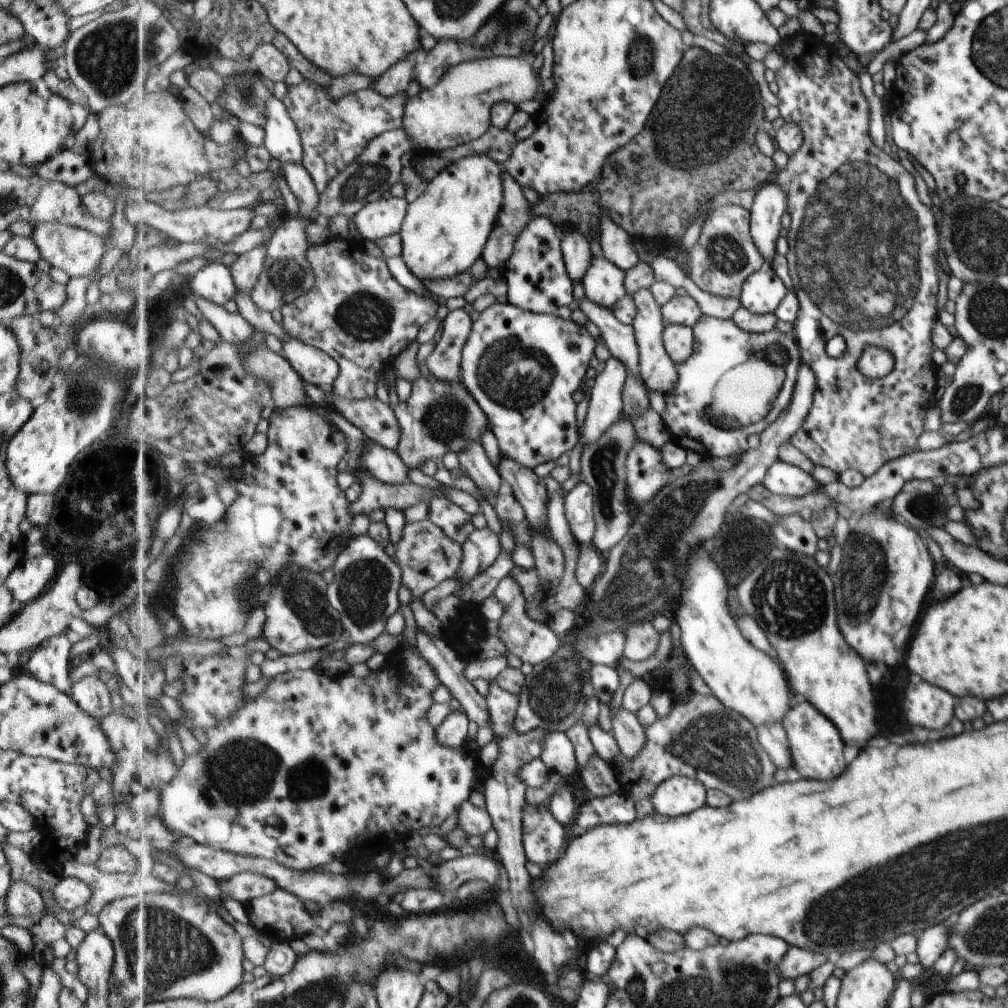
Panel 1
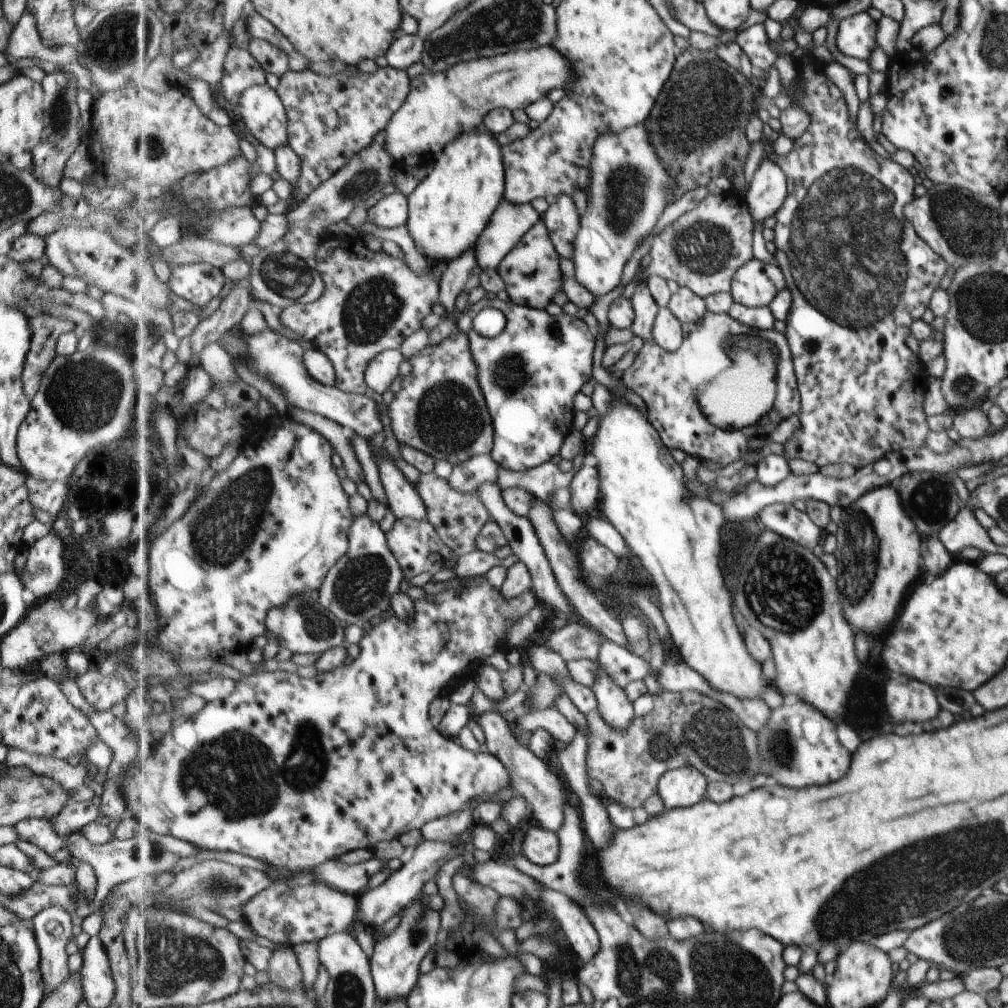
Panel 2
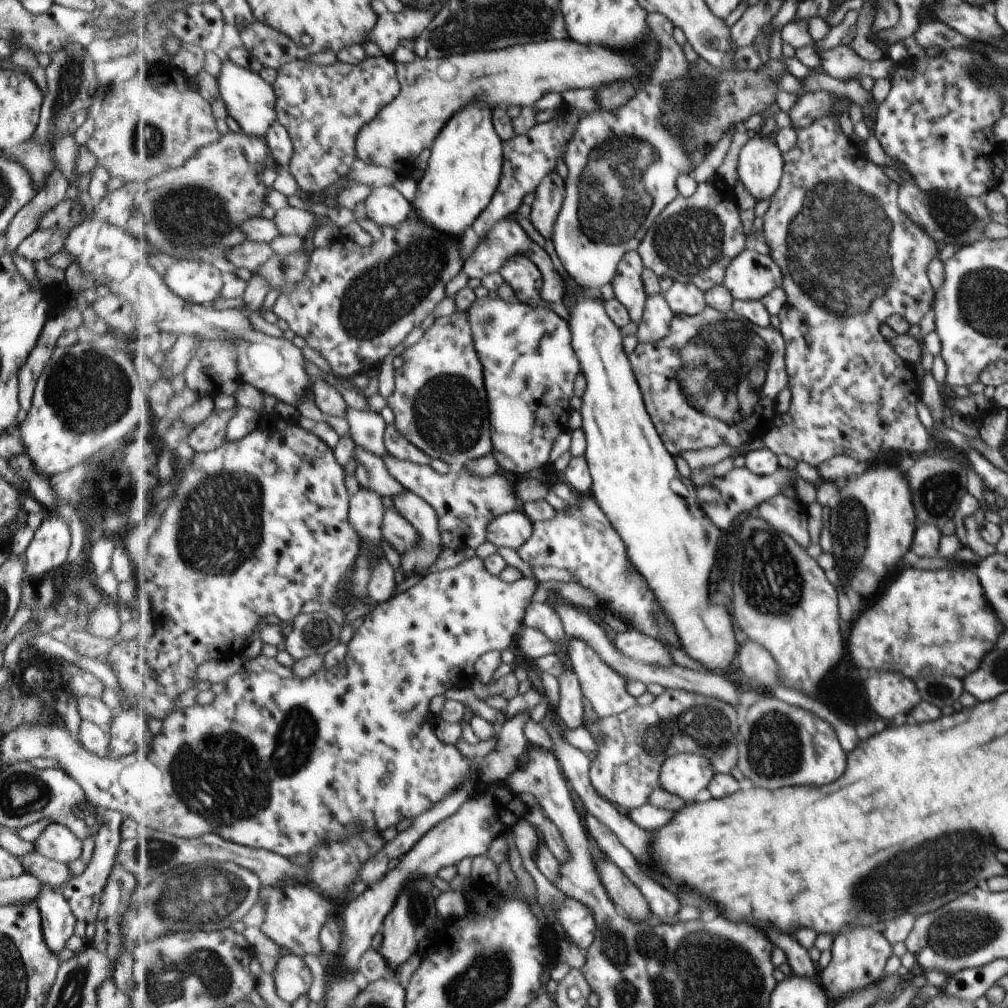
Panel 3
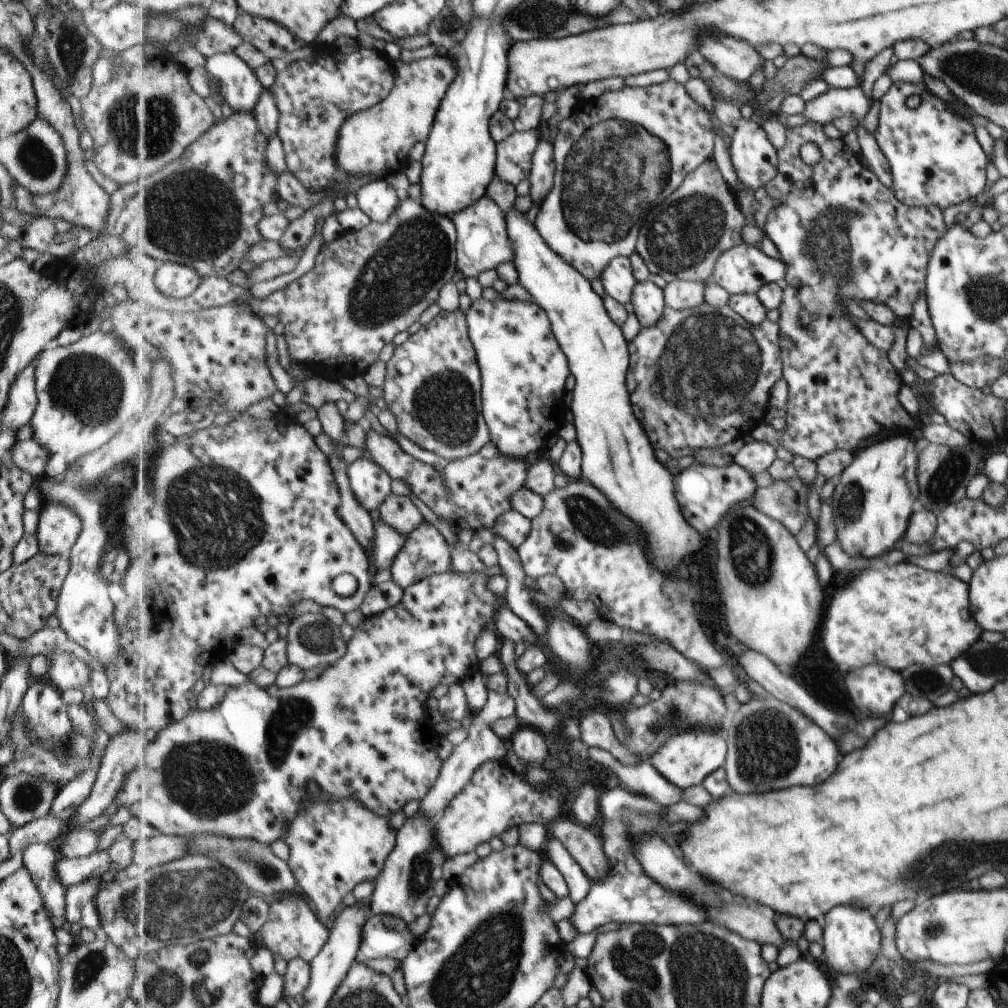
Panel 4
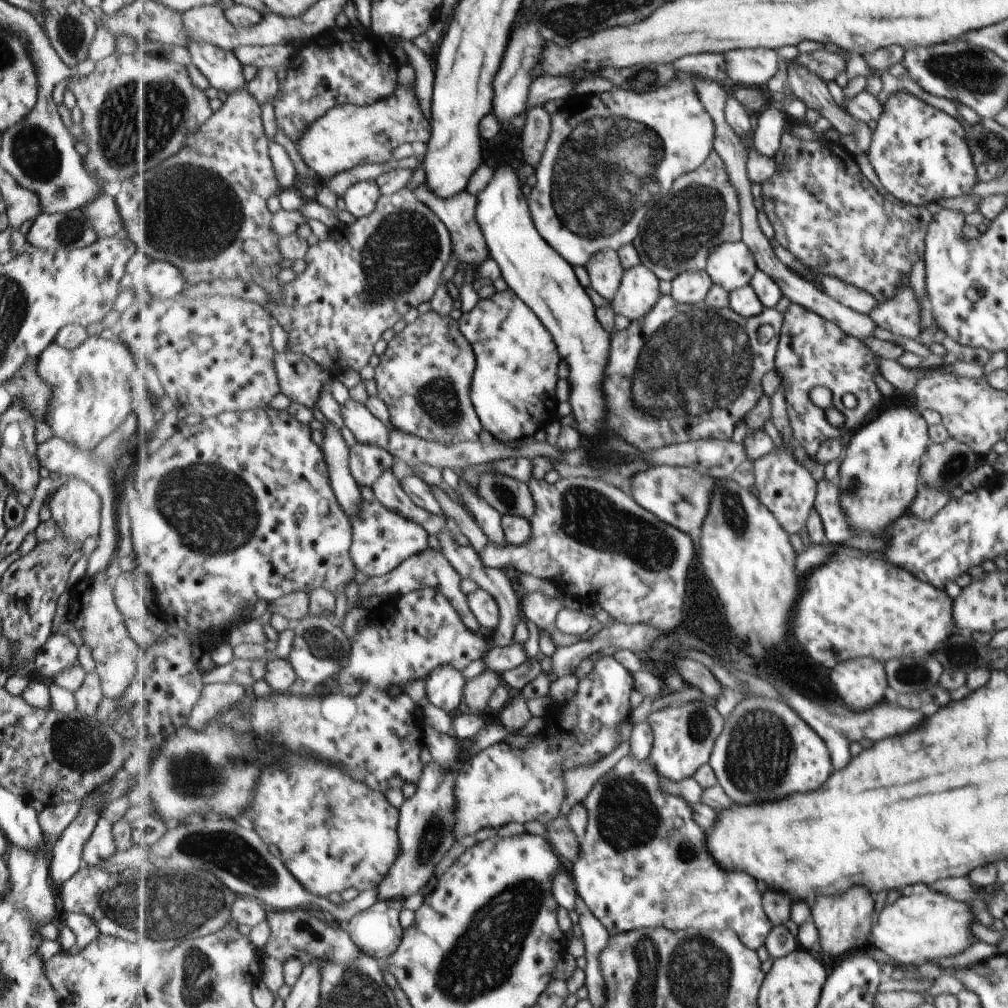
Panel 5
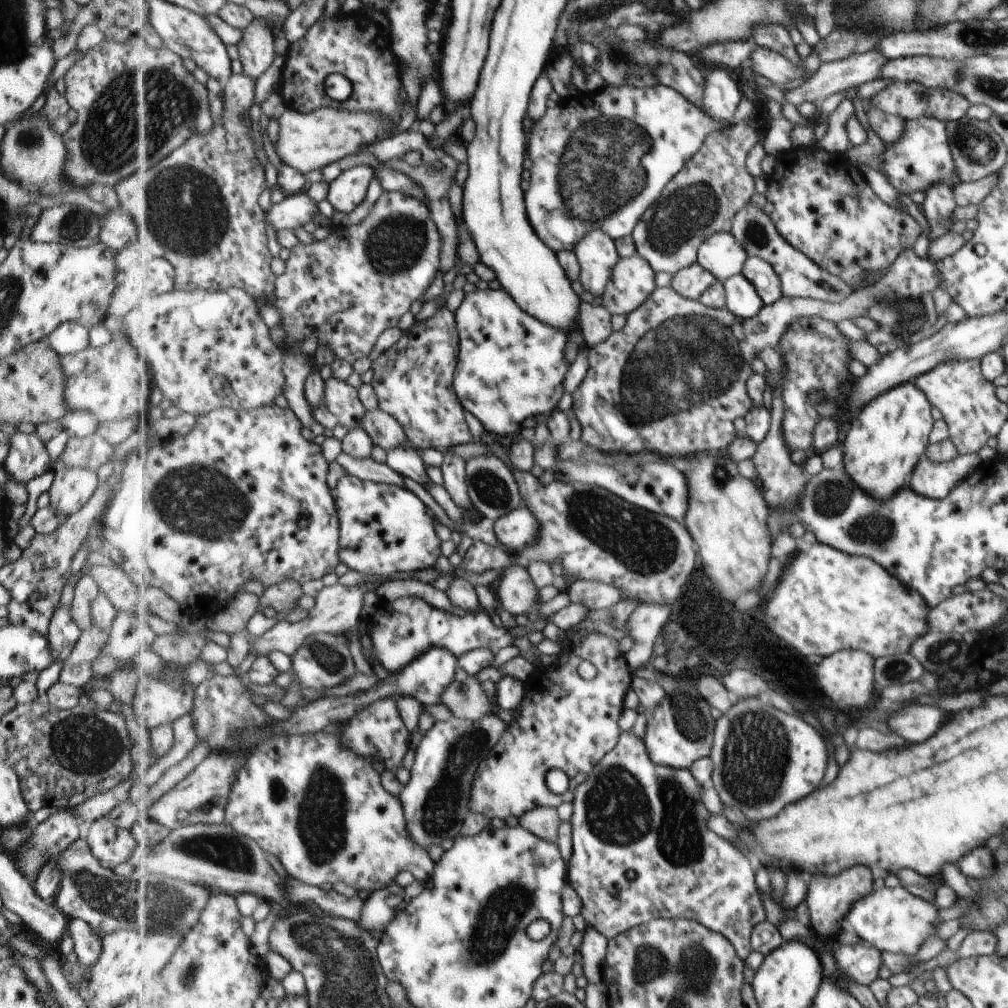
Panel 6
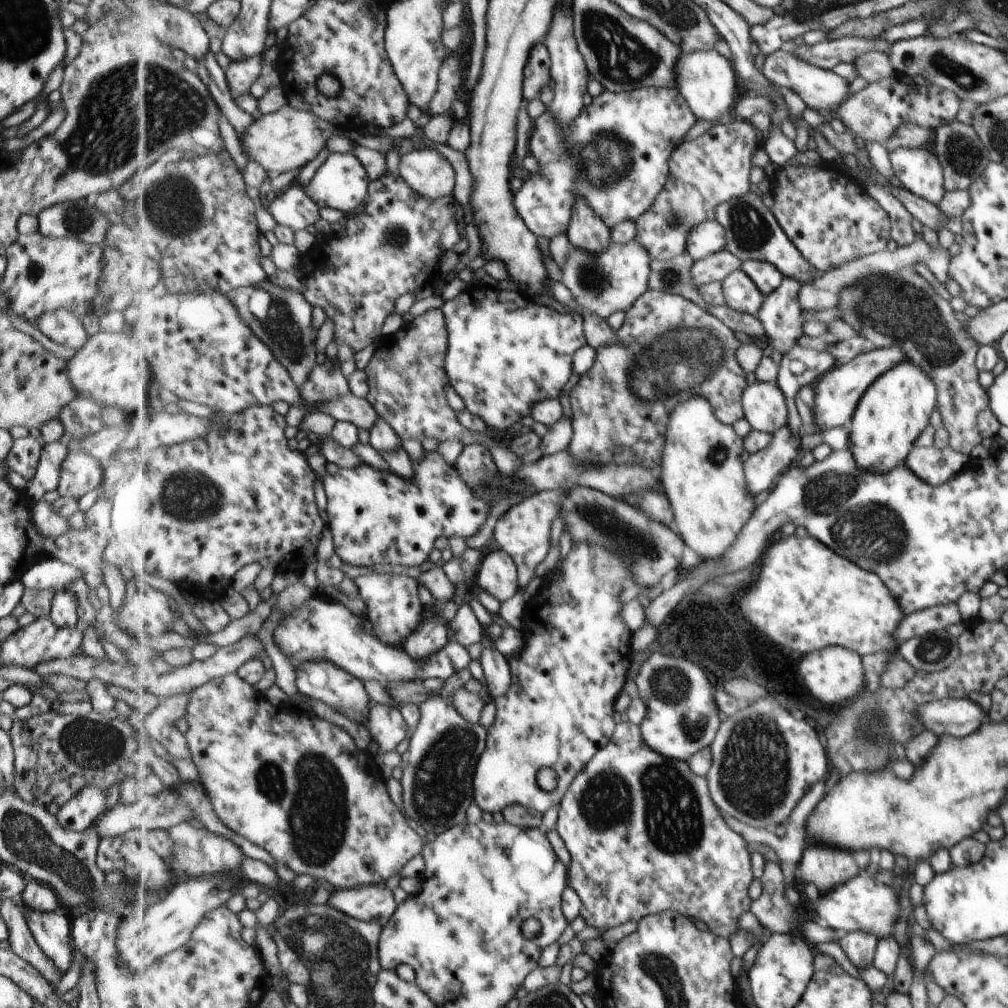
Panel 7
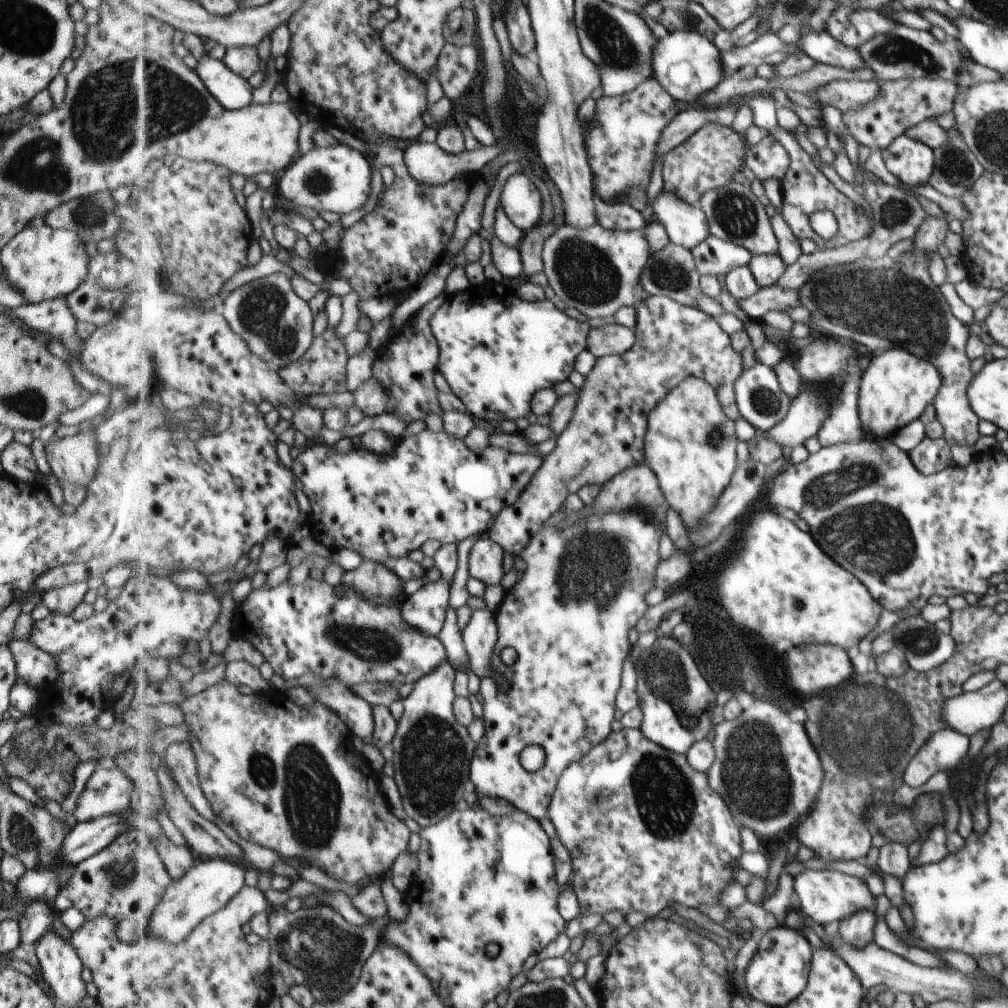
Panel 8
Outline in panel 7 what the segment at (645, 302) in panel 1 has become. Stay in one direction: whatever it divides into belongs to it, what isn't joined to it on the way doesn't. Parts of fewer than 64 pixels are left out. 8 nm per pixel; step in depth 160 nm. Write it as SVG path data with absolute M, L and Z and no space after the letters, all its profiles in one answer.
M583 199L578 201L568 230L572 246L590 253L602 253L612 242L612 229Z

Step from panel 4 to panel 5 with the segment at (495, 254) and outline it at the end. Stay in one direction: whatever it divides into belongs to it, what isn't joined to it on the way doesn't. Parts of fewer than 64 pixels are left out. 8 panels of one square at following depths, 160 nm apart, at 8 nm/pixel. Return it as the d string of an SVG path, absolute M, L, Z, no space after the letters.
M425 183L419 185L413 192L417 198L419 198L425 205L428 205L448 227L448 230L452 235L453 255L459 262L465 263L466 266L481 266L491 259L486 239L484 238L481 226L476 218L478 208L477 195L473 196L473 194L462 193L457 194L456 197L452 197L451 200L441 199L439 196L436 196Z

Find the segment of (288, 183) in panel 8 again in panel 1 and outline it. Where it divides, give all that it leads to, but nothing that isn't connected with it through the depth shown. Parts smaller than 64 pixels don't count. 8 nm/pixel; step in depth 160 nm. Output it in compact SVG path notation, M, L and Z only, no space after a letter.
M383 198L367 204L353 217L364 240L380 241L400 234L411 202L405 198Z

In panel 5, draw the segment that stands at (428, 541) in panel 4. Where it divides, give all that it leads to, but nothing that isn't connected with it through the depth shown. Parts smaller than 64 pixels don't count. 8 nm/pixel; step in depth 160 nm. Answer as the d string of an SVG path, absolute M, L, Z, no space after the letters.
M429 548L429 550L423 550L423 553L419 552L419 554L411 556L411 558L407 558L401 566L396 570L393 570L390 574L381 577L370 577L364 585L358 586L359 598L356 607L361 607L361 604L363 604L365 600L375 598L375 596L381 596L385 599L386 597L391 596L403 596L407 593L414 592L415 590L435 588L435 590L439 590L441 594L445 594L445 596L449 598L452 606L459 612L467 627L475 632L485 634L486 631L479 623L479 620L477 620L477 616L475 616L473 610L469 608L467 595L461 592L461 580L464 579L461 578L461 574L459 574L459 572L457 572L451 565L451 562L445 557L445 554L442 551L437 552L437 550Z

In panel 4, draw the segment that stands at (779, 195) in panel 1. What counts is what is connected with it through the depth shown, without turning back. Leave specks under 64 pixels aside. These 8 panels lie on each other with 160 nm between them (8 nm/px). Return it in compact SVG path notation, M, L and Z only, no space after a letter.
M741 118L739 122L735 122L734 126L735 132L731 137L730 154L738 178L753 190L759 190L761 187L766 188L769 182L772 182L777 177L777 174L780 174L780 155L778 150L769 142L767 132L763 130L763 125L759 126L753 120Z

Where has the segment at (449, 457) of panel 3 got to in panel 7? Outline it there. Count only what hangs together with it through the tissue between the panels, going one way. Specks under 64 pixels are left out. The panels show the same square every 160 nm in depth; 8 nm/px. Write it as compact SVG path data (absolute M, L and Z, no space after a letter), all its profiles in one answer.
M444 310L428 311L380 340L365 368L370 386L366 399L403 440L434 438L440 444L449 439L459 439L465 446L479 443L479 433L461 424L449 402L448 386L451 382L446 371L446 357L450 334Z

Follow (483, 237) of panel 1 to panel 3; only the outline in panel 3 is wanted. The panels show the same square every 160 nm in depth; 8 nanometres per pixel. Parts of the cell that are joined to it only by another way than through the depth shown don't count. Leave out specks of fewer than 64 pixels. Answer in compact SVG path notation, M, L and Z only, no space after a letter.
M475 104L459 110L441 130L430 152L412 207L431 228L461 238L488 209L504 174L504 142L494 126L494 109Z

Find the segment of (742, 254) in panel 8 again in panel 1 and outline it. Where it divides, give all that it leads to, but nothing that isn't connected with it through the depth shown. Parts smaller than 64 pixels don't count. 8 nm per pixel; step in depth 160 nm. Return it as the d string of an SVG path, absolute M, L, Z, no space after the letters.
M676 295L673 300L662 307L662 311L666 325L681 324L695 327L704 316L700 303L692 295Z

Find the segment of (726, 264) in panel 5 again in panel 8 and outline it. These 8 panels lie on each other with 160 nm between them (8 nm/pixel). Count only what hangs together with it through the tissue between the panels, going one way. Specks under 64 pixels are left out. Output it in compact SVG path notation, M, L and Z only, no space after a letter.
M664 190L653 202L654 217L668 230L674 244L693 250L711 235L709 217L701 207L685 202L680 196Z

